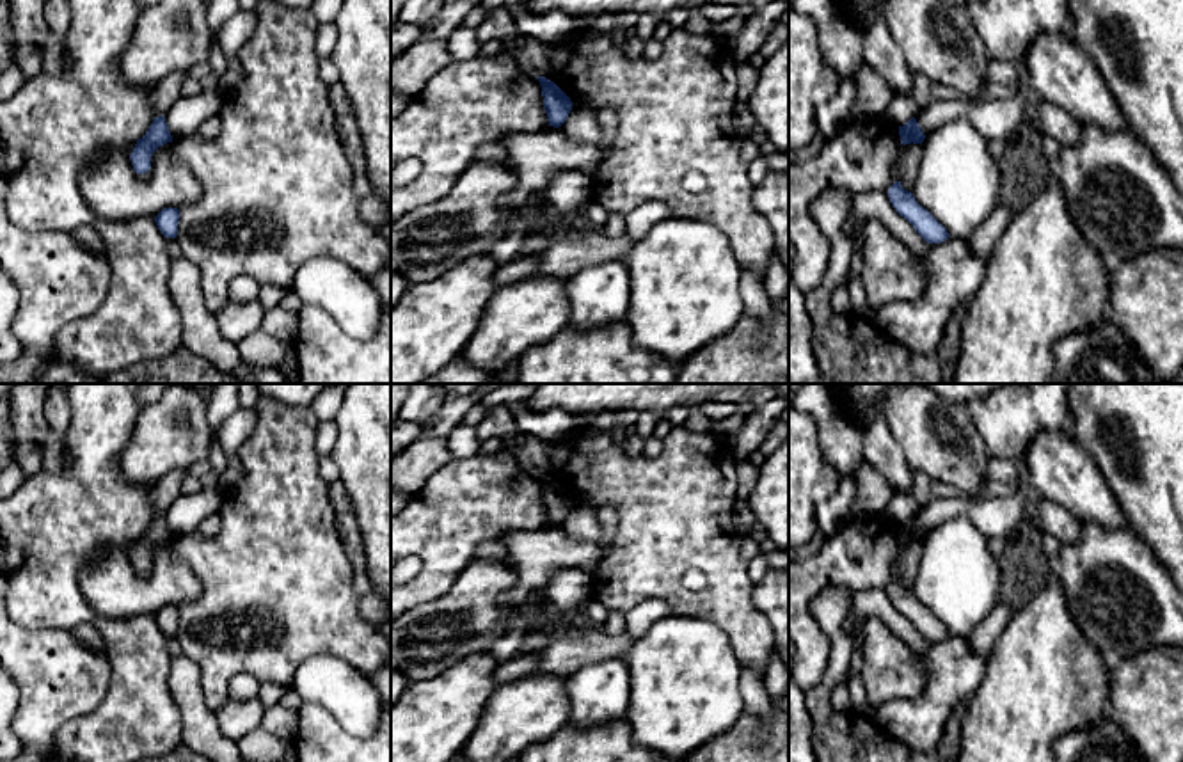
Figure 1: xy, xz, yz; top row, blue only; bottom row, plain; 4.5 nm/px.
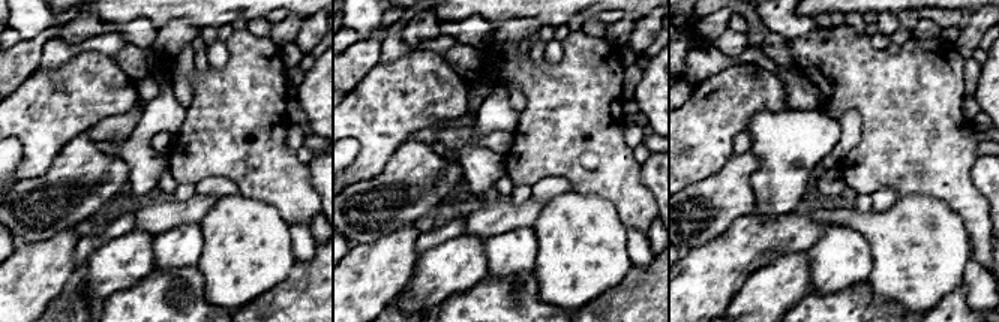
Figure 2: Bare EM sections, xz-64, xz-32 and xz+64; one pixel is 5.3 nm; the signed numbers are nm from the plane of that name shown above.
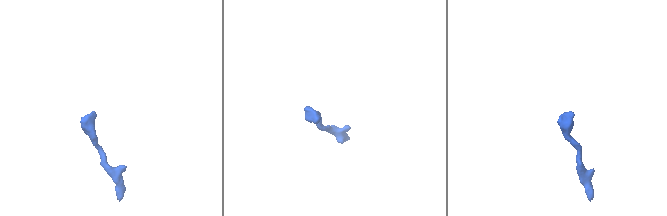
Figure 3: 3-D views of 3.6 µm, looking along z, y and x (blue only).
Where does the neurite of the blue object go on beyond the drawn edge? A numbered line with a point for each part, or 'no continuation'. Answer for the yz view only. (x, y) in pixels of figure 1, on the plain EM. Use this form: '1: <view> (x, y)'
no continuation

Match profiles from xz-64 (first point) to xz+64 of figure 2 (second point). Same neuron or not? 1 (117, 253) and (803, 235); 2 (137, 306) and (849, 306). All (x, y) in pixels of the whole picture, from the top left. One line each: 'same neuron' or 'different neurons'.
1: different neurons
2: same neuron

